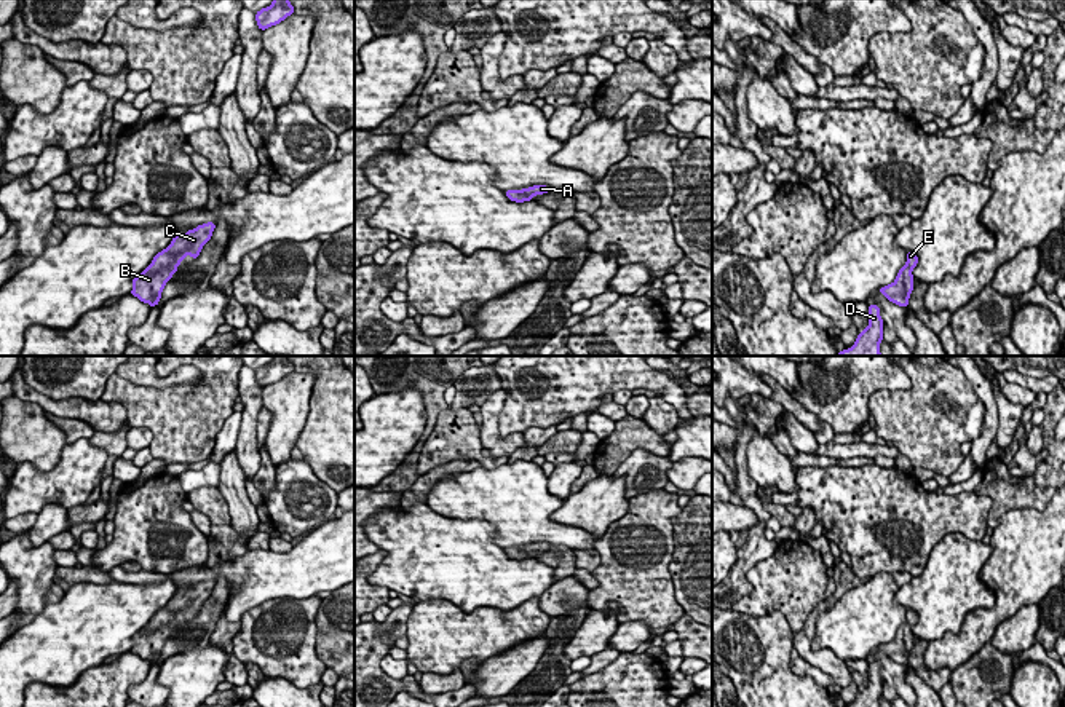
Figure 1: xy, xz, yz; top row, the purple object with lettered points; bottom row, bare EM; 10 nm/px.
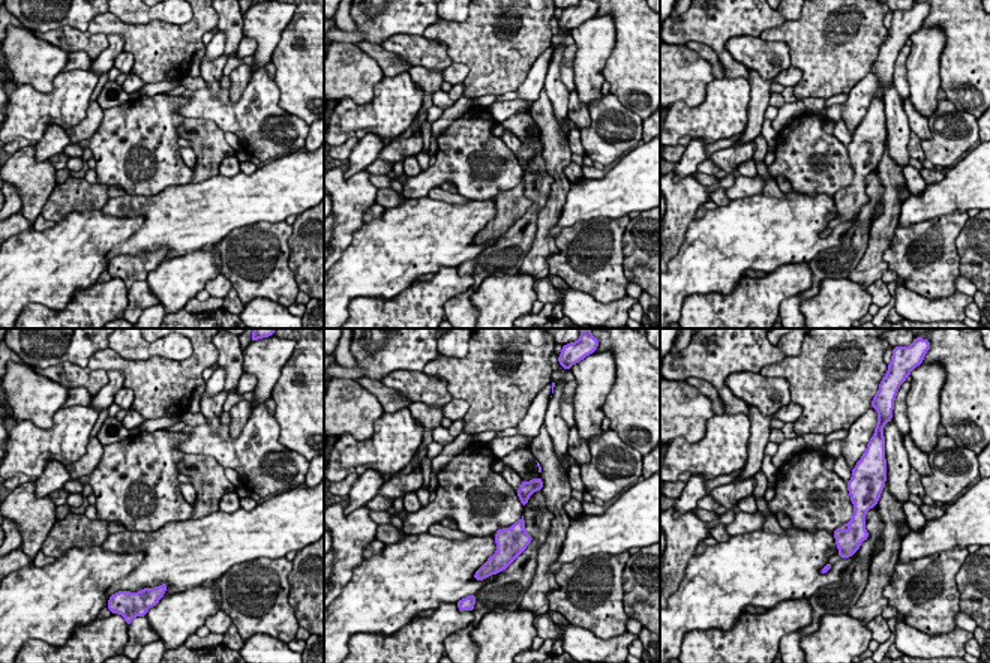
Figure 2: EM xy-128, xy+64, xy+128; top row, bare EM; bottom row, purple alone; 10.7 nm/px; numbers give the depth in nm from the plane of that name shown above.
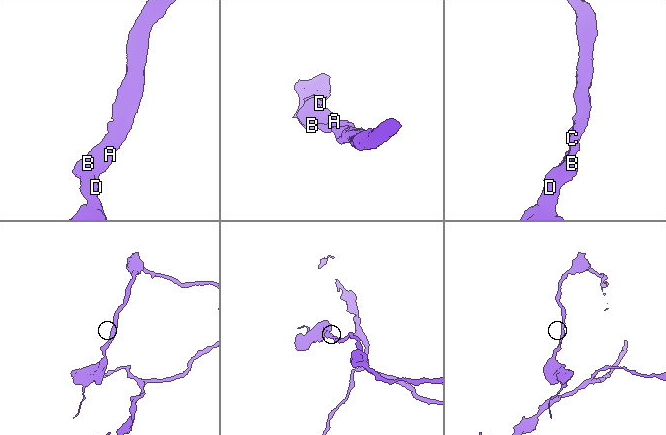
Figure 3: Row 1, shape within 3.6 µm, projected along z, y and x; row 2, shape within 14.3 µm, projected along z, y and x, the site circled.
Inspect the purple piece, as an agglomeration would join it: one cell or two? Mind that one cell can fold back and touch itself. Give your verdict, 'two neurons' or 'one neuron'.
one neuron

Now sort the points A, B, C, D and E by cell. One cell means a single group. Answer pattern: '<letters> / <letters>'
A B C D E

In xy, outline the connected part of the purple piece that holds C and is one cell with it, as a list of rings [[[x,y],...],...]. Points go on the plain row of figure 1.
[[[208,579],[185,590],[177,589],[171,602],[158,610],[152,621],[133,637],[131,653],[141,659],[156,664],[166,640],[177,629],[180,618],[200,613],[203,603],[211,597],[217,581]]]

